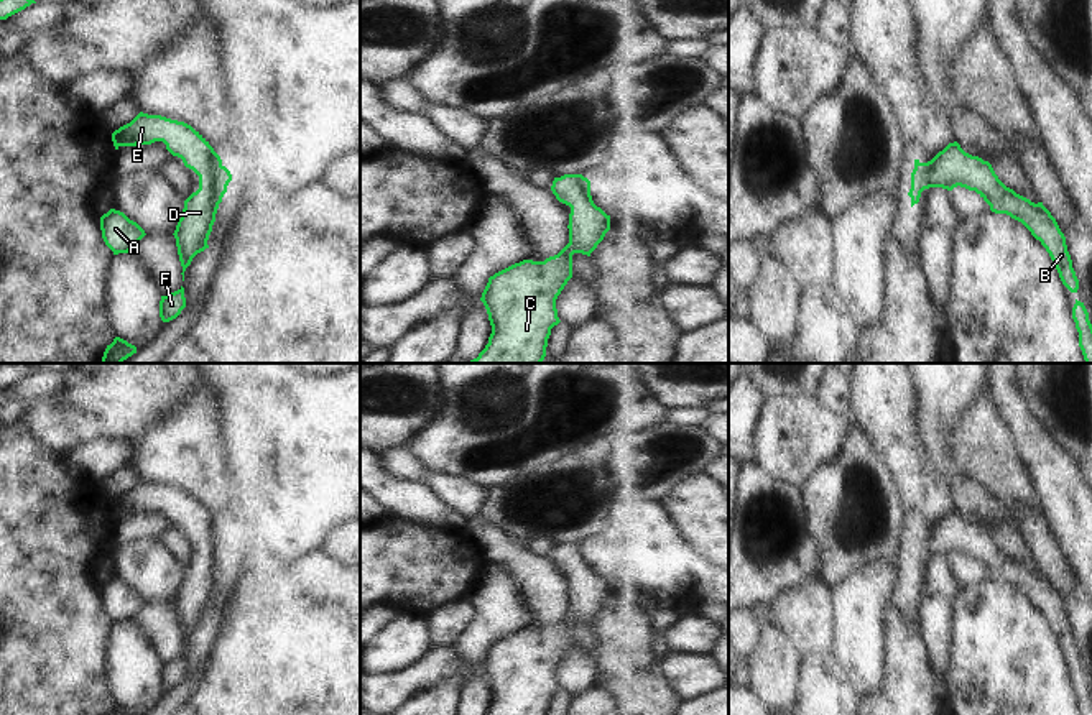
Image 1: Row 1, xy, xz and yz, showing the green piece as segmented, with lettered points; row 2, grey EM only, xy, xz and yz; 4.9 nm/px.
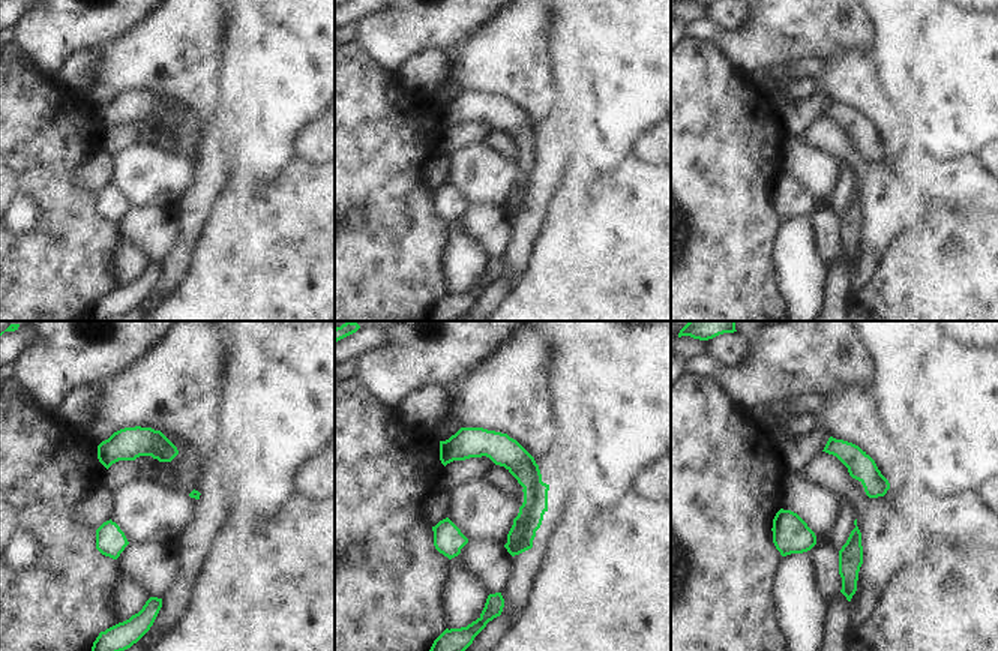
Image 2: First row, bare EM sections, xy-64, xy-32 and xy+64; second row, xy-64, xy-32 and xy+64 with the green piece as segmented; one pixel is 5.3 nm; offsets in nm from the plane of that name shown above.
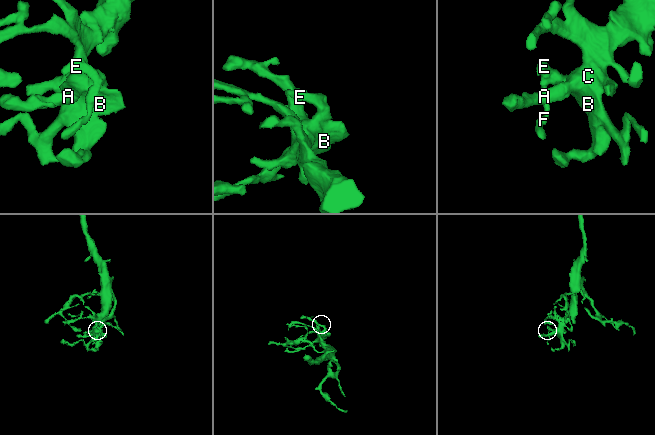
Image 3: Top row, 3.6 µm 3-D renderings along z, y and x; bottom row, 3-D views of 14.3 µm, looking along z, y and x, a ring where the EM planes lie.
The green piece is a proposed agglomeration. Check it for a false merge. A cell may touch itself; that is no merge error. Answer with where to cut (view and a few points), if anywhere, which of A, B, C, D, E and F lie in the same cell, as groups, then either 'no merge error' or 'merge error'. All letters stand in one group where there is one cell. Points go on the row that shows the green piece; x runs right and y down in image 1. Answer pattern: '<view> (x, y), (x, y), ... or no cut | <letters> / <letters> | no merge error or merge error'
no cut | A B C D E F | no merge error

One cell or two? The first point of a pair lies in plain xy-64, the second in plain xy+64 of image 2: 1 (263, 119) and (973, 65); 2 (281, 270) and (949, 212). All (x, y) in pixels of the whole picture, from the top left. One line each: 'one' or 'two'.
1: one
2: one

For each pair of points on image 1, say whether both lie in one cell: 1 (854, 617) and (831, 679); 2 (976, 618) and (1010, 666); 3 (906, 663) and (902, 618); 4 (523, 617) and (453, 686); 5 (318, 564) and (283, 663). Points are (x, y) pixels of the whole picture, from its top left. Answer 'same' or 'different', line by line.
1: different
2: same
3: same
4: same
5: same

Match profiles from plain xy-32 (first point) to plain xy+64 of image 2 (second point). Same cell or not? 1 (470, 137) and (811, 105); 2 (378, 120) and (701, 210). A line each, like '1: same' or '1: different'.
1: different
2: same

